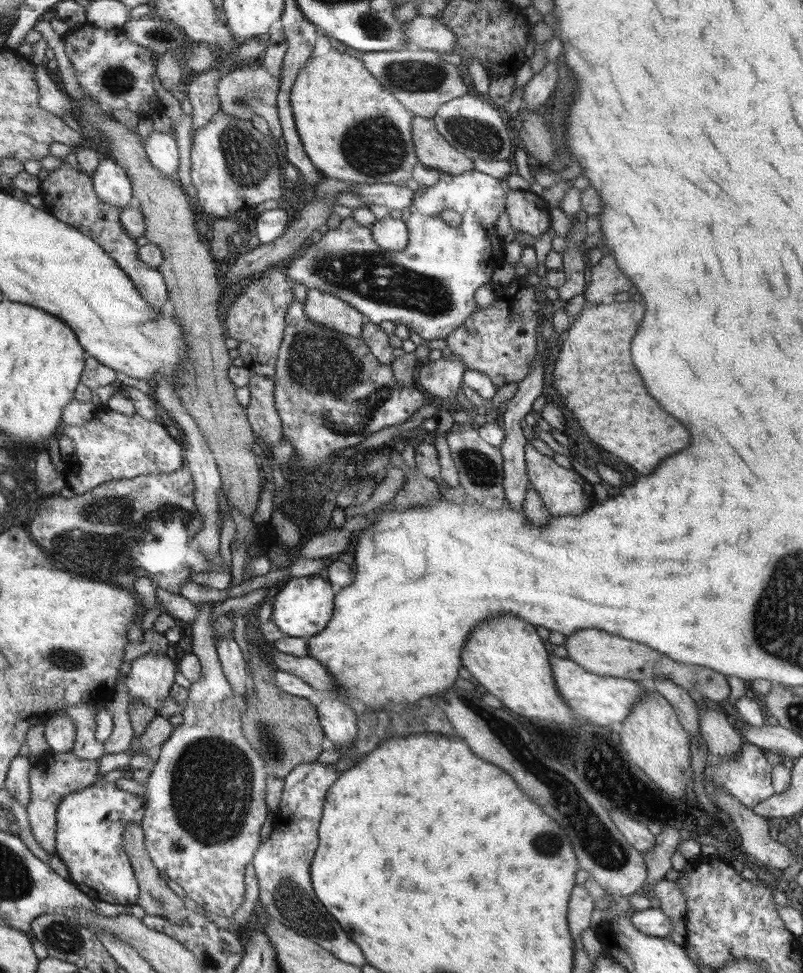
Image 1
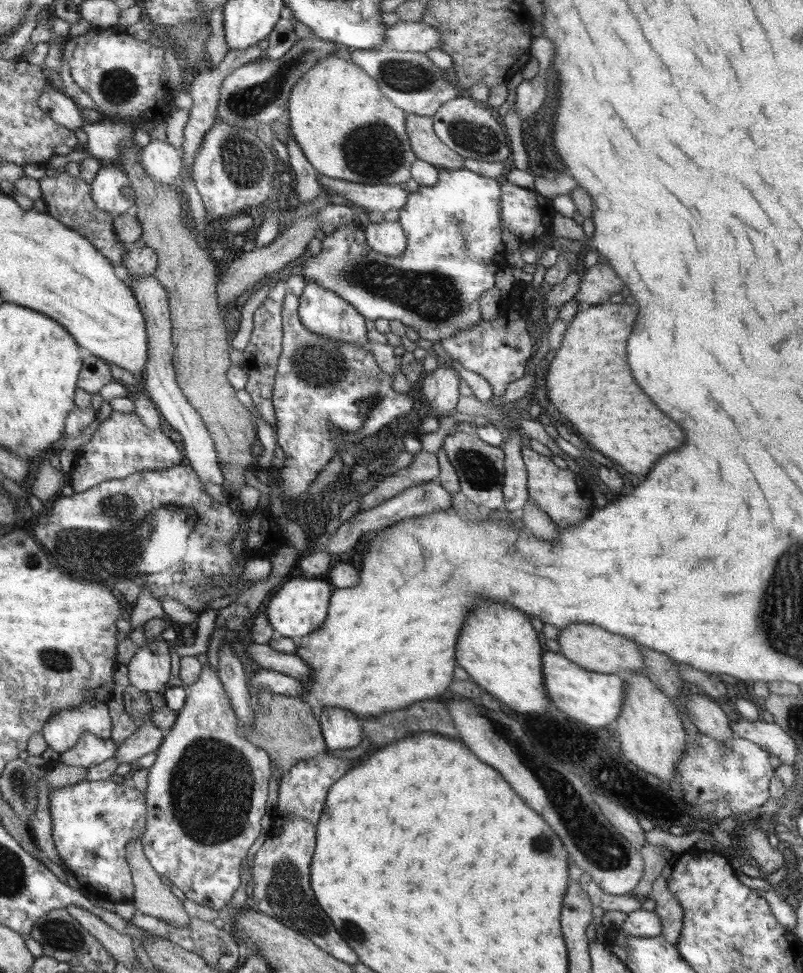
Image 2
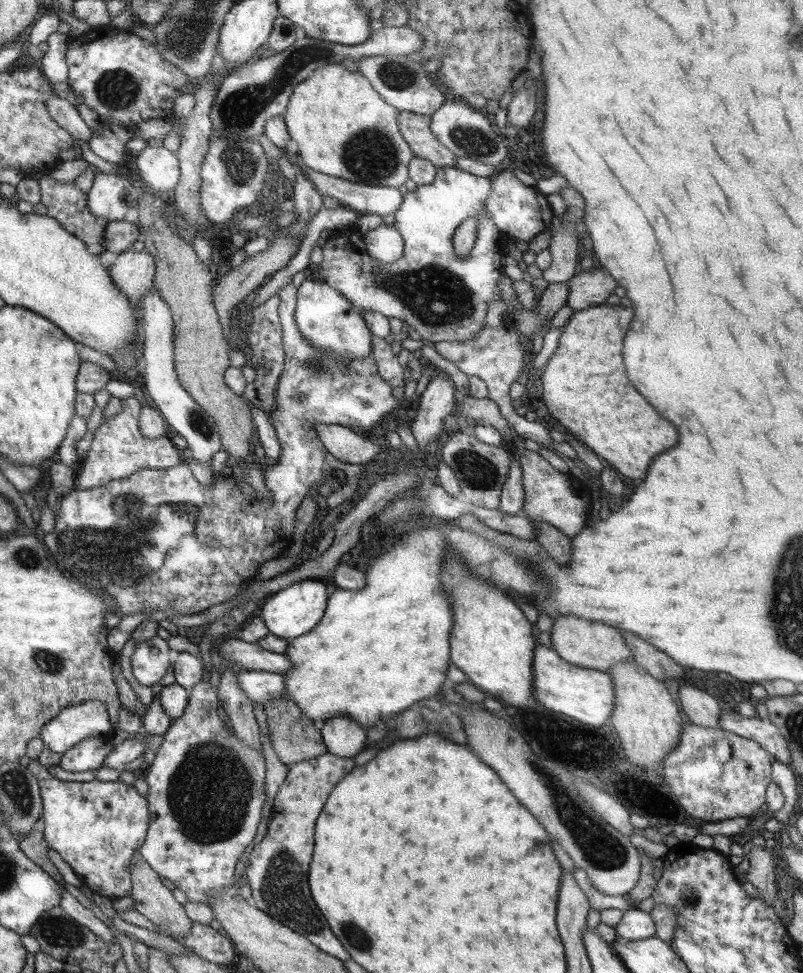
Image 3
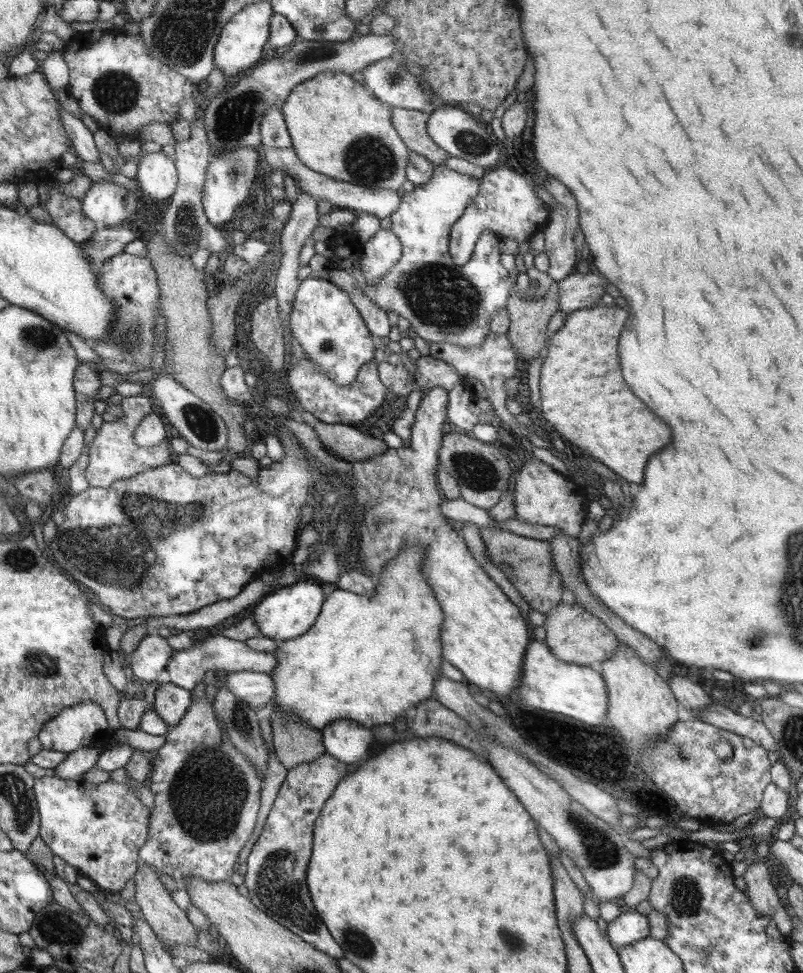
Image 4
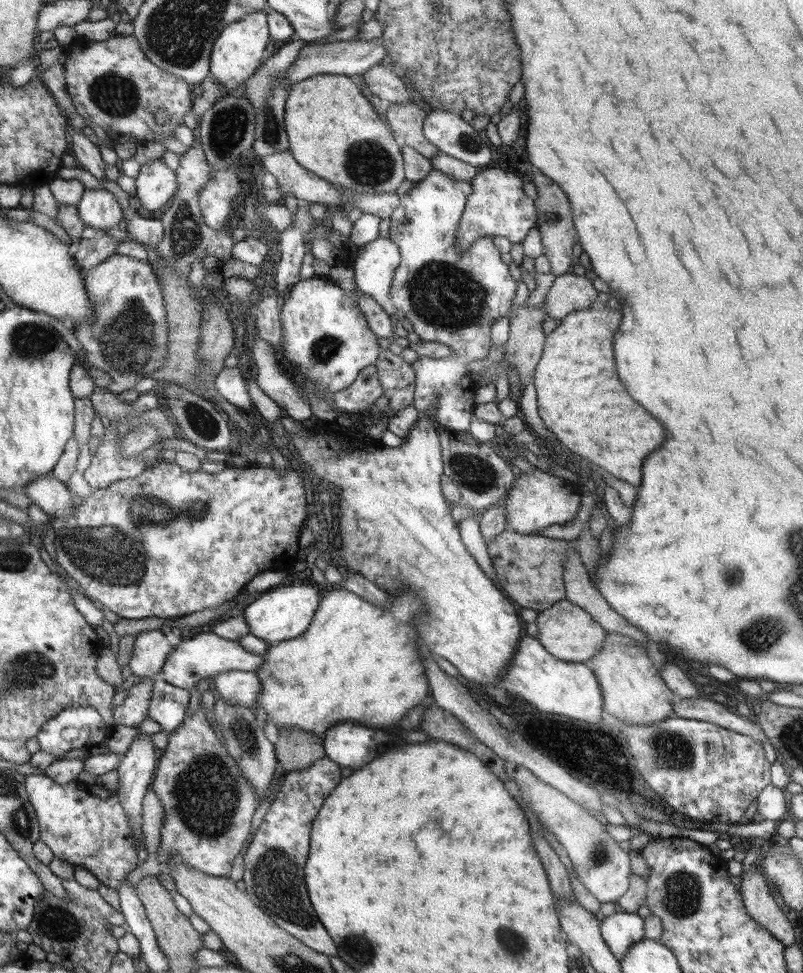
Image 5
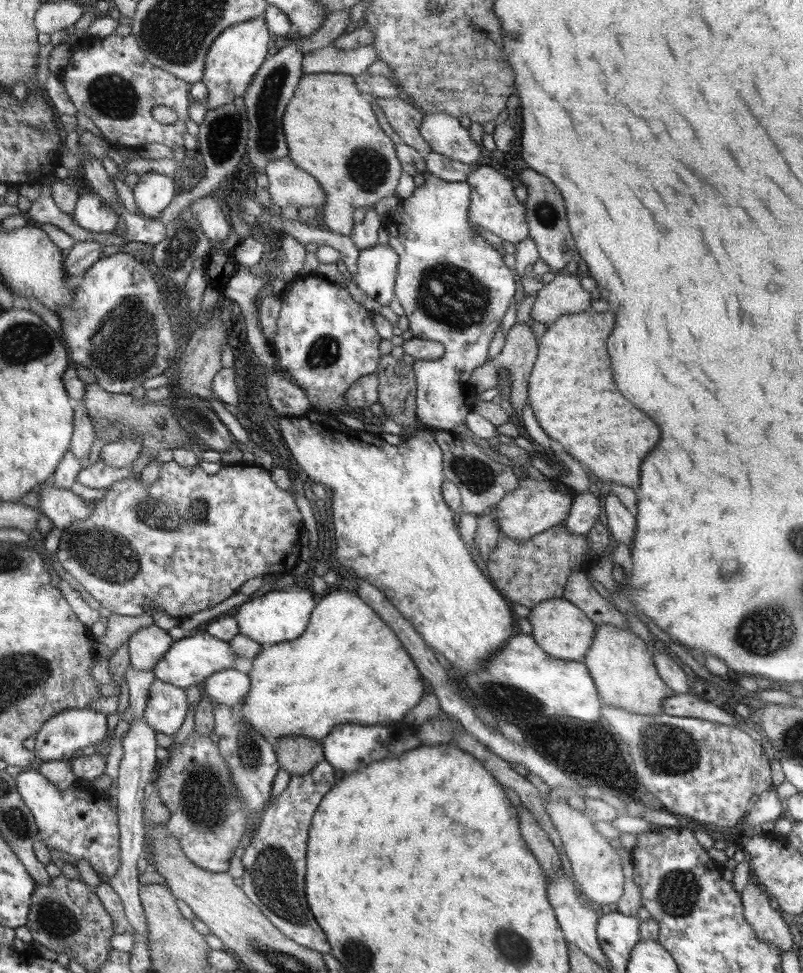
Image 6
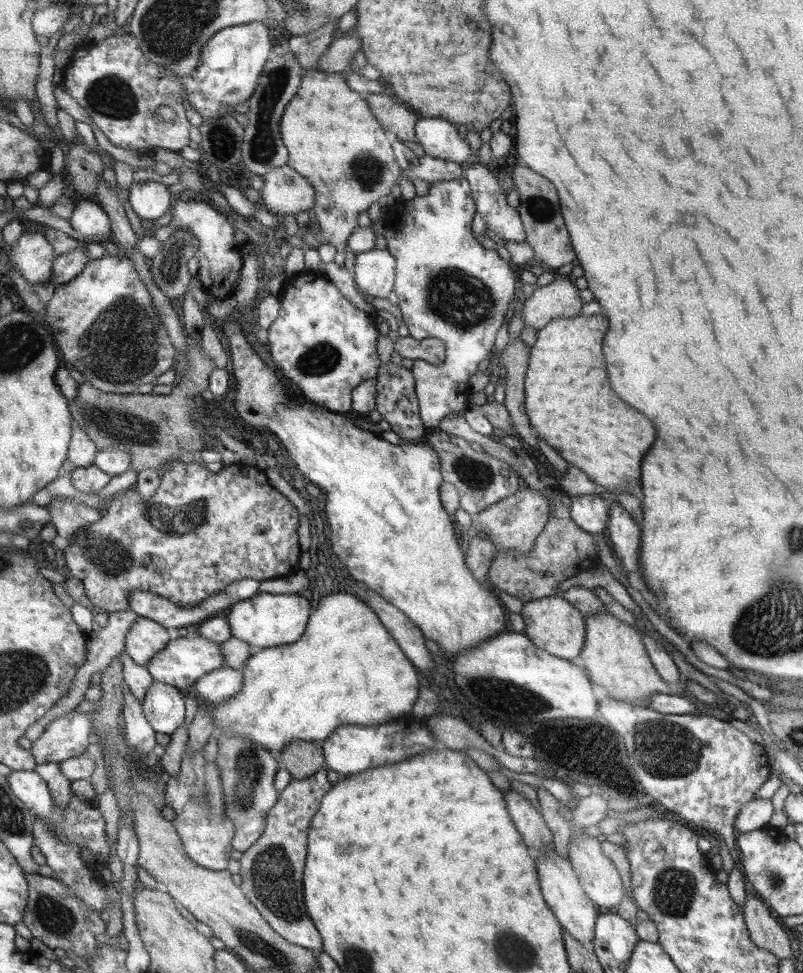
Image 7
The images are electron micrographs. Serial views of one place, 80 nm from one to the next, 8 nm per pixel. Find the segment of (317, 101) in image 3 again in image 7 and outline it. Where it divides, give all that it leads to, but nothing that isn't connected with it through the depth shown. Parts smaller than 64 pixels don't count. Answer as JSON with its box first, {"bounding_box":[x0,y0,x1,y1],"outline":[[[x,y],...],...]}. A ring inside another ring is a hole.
{"bounding_box":[279,68,402,264],"outline":[[[316,68],[310,69],[308,72],[303,73],[297,94],[294,98],[292,98],[292,100],[290,100],[288,106],[286,106],[286,110],[284,110],[279,123],[280,137],[282,138],[282,143],[286,146],[290,156],[287,166],[296,170],[300,176],[308,180],[308,182],[310,182],[310,184],[314,187],[314,206],[312,206],[310,211],[313,213],[314,219],[316,220],[316,226],[318,226],[320,236],[314,236],[311,232],[309,232],[303,237],[304,243],[312,245],[310,246],[310,249],[316,250],[322,244],[332,244],[332,246],[336,248],[336,251],[338,250],[338,256],[336,256],[336,260],[334,260],[338,264],[345,264],[345,262],[342,262],[342,258],[344,258],[344,244],[346,244],[348,238],[350,238],[352,233],[354,233],[356,228],[359,226],[357,221],[358,215],[361,212],[367,211],[373,202],[382,201],[388,194],[391,193],[393,184],[398,182],[400,172],[402,170],[401,166],[397,163],[396,154],[393,152],[391,141],[392,137],[388,135],[384,129],[382,129],[381,122],[378,121],[376,116],[374,116],[372,106],[369,105],[369,102],[367,102],[364,97],[365,95],[360,95],[358,92],[350,90],[350,87],[346,84],[344,72],[328,73],[316,70]]]}

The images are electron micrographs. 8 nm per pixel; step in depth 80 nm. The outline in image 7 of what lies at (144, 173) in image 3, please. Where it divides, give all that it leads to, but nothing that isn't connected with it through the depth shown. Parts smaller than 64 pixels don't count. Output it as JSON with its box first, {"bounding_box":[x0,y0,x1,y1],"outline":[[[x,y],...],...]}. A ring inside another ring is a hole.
{"bounding_box":[126,182,172,224],"outline":[[[158,182],[134,183],[127,192],[126,199],[136,216],[145,224],[162,218],[172,204],[168,187]]]}

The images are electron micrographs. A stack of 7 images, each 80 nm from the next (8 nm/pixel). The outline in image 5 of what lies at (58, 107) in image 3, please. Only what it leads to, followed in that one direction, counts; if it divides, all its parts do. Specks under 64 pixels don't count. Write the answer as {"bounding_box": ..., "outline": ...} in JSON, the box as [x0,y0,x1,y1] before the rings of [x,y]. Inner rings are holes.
{"bounding_box":[70,122,106,180],"outline":[[[70,122],[70,136],[72,136],[71,155],[77,159],[78,166],[88,171],[98,180],[106,179],[105,163],[102,159],[100,149],[82,133],[80,130],[74,132]]]}

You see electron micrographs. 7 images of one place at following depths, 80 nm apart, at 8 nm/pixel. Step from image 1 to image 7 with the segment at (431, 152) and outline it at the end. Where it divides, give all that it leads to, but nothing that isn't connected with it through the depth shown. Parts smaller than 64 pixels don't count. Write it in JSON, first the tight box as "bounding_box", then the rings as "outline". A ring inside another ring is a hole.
{"bounding_box":[364,94,421,142],"outline":[[[385,94],[365,95],[364,99],[372,106],[373,114],[381,122],[391,137],[398,137],[406,142],[417,142],[416,126],[421,115],[404,106],[394,97]]]}

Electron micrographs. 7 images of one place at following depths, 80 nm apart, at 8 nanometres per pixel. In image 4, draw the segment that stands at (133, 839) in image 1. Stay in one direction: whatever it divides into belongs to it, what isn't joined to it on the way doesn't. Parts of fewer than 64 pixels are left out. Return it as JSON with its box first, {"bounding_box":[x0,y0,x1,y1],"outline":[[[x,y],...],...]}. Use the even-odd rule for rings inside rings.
{"bounding_box":[132,862,199,947],"outline":[[[140,862],[140,866],[133,876],[132,884],[136,886],[135,901],[138,903],[146,922],[153,928],[159,940],[165,942],[167,946],[182,944],[184,946],[194,947],[199,935],[197,927],[189,918],[186,918],[186,914],[174,904],[170,892],[162,886],[162,882],[158,880],[158,874],[152,870],[149,864]]]}

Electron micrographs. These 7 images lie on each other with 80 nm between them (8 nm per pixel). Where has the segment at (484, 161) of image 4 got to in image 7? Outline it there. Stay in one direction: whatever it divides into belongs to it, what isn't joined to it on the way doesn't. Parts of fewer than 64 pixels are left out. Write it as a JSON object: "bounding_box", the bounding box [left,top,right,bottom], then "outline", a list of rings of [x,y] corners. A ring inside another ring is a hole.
{"bounding_box":[416,117,474,165],"outline":[[[421,117],[416,132],[417,142],[425,150],[425,155],[465,165],[474,160],[468,141],[458,135],[458,126],[450,121]]]}

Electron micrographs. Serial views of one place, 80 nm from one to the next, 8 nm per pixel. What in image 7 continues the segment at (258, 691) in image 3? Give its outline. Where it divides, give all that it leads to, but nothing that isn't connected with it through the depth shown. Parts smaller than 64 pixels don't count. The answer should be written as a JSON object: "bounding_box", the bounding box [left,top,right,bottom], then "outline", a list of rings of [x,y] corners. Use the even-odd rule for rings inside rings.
{"bounding_box":[190,666,243,704],"outline":[[[226,666],[199,678],[190,688],[193,695],[218,704],[229,701],[242,686],[243,673]]]}

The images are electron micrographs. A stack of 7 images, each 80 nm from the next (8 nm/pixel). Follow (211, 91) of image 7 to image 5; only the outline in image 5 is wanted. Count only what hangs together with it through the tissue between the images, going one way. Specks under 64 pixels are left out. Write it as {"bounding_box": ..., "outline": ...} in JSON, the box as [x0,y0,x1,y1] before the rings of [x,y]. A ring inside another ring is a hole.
{"bounding_box":[210,10,272,93],"outline":[[[259,10],[247,14],[238,22],[230,23],[218,36],[210,55],[210,76],[213,76],[230,93],[241,84],[248,82],[260,69],[266,44],[272,39],[268,33],[266,18],[268,11]]]}

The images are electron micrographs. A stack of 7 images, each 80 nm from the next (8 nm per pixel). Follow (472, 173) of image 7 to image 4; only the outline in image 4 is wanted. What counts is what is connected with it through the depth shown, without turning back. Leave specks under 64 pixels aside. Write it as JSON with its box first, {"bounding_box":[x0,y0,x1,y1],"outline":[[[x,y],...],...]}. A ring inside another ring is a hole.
{"bounding_box":[449,166,547,265],"outline":[[[502,166],[492,172],[488,170],[488,174],[482,176],[480,181],[480,195],[473,200],[473,204],[466,207],[465,214],[454,224],[449,236],[449,248],[458,265],[466,264],[470,260],[472,249],[481,232],[494,232],[497,236],[512,238],[520,243],[526,242],[546,226],[547,204],[534,193],[534,182],[530,179],[514,172],[512,168]]]}

